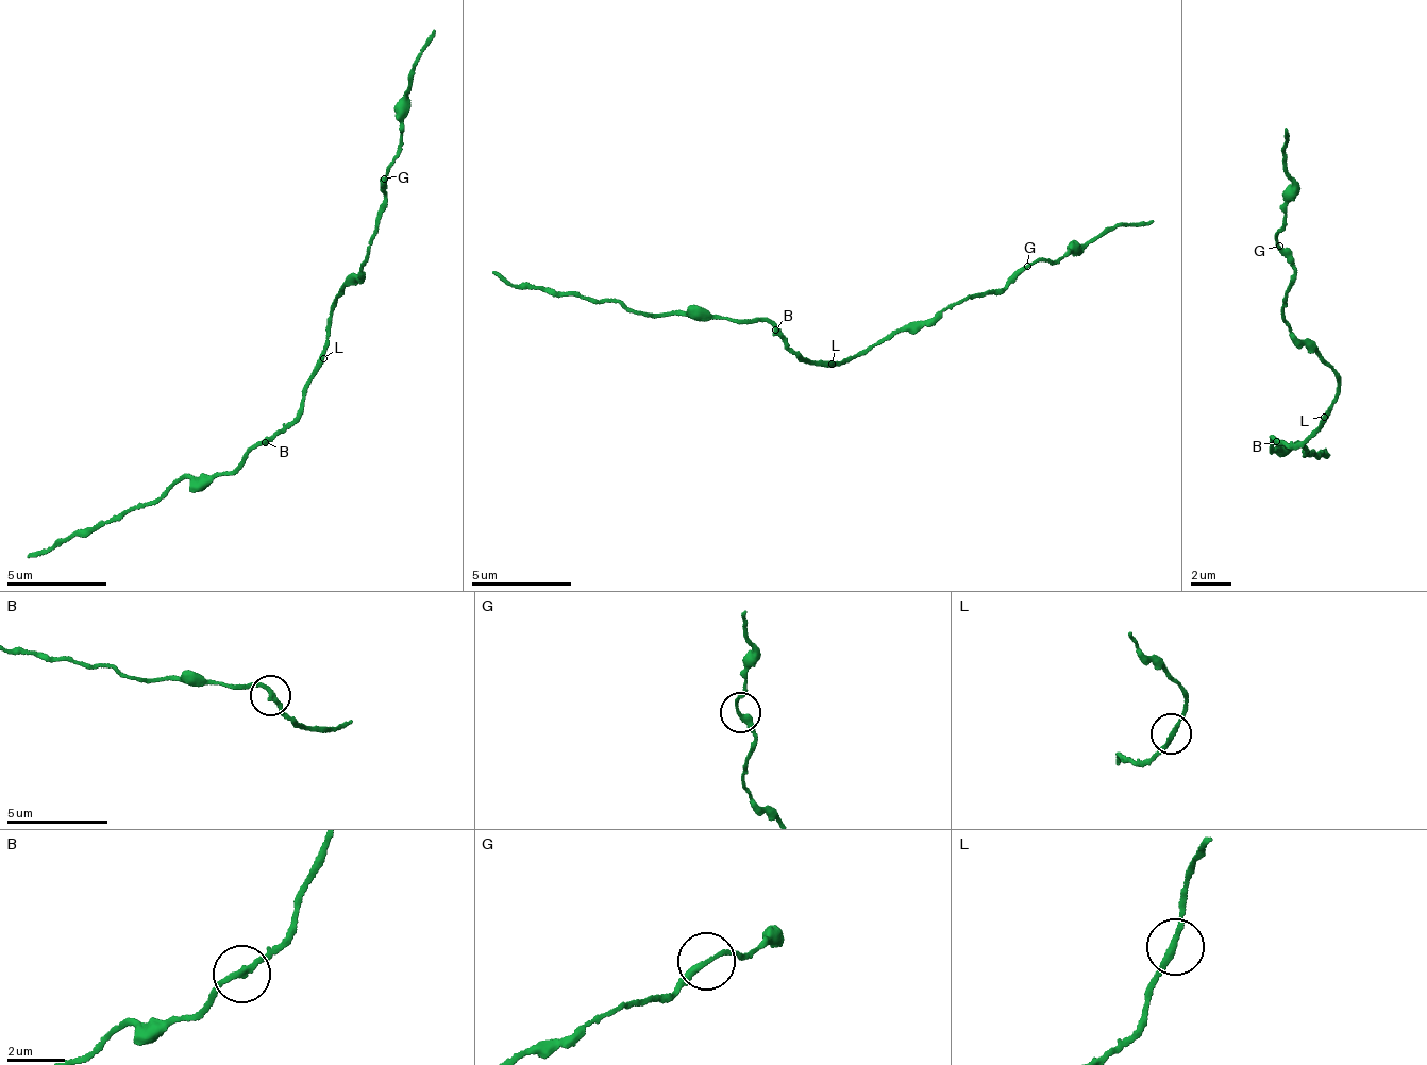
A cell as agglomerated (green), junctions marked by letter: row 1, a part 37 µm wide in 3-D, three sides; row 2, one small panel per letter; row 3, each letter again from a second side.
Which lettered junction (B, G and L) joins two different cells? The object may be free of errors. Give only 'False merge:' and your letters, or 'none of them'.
False merge: none of them

